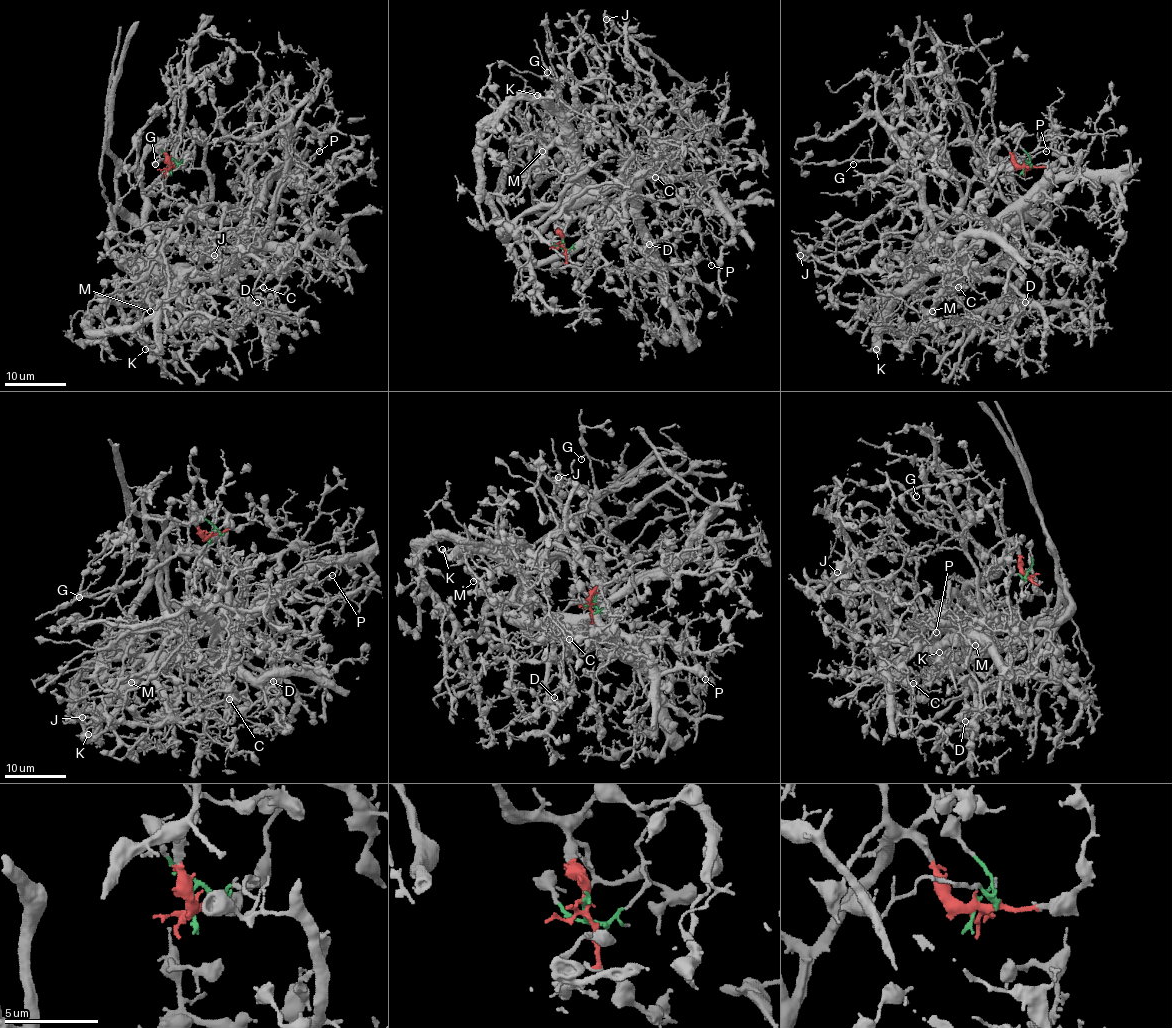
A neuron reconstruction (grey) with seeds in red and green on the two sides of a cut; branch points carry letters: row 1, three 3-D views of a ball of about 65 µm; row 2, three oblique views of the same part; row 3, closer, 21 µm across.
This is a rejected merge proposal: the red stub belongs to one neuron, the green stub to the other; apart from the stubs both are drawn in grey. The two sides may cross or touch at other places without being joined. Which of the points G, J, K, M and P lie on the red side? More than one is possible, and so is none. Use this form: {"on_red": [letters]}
{"on_red": ["K", "M"]}

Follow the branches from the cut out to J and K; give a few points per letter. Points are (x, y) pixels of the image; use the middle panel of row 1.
J: (562, 243), (572, 246), (582, 214), (594, 209), (597, 235), (627, 188), (629, 160), (605, 87), (606, 19)
K: (562, 243), (557, 220), (534, 205), (532, 188), (539, 145), (552, 137), (569, 146), (551, 99), (537, 94)

